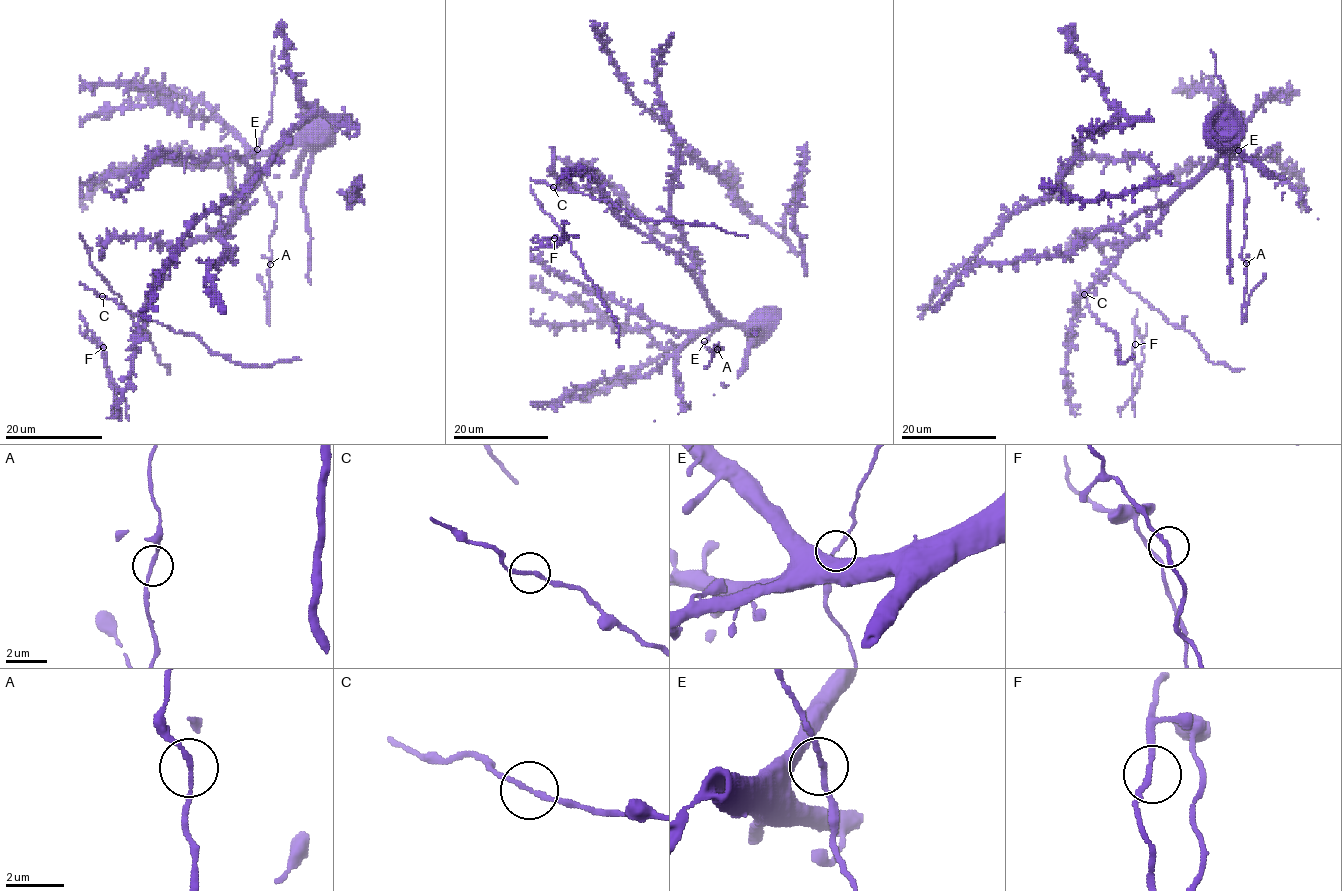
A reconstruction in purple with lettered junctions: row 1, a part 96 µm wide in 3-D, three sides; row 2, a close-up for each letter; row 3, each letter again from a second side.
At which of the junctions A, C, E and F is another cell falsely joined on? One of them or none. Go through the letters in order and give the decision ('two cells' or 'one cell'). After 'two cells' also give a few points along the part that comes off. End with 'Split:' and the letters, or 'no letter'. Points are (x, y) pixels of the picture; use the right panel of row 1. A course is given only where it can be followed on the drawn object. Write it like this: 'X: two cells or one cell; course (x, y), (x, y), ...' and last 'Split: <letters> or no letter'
A: one cell
C: one cell
E: one cell
F: one cell
Split: no letter

